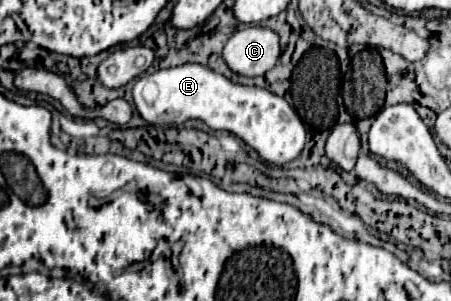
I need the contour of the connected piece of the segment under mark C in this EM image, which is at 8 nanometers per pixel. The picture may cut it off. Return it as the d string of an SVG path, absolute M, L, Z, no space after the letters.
M255 26L237 30L223 48L229 70L247 78L263 76L275 66L279 54L279 36L269 28Z

